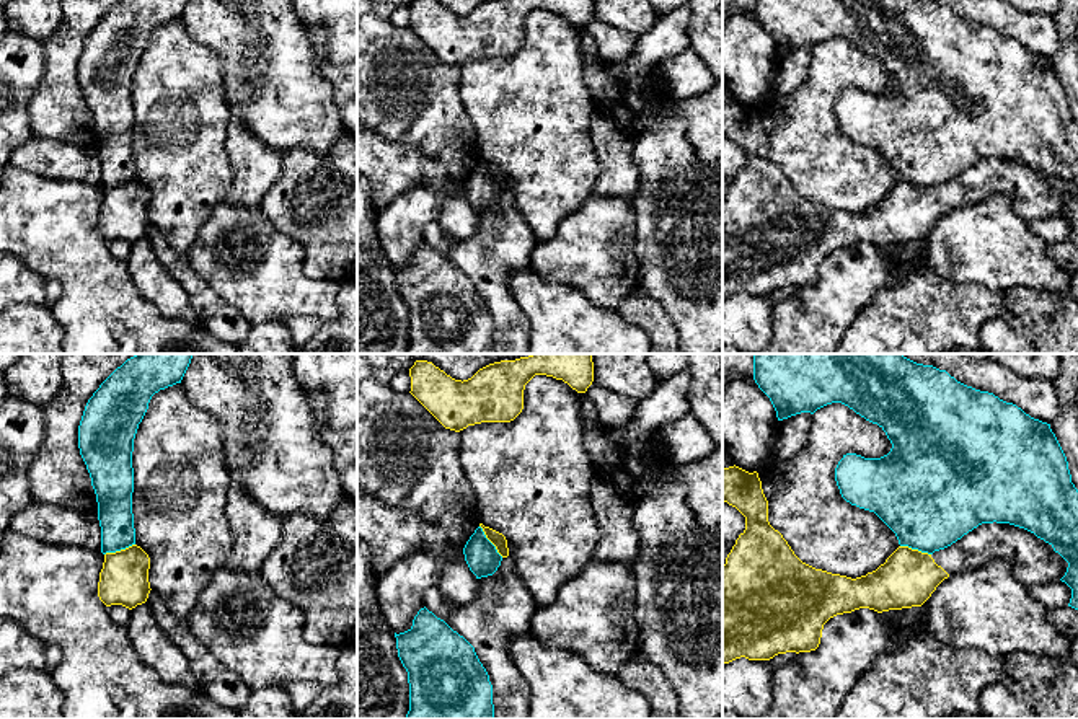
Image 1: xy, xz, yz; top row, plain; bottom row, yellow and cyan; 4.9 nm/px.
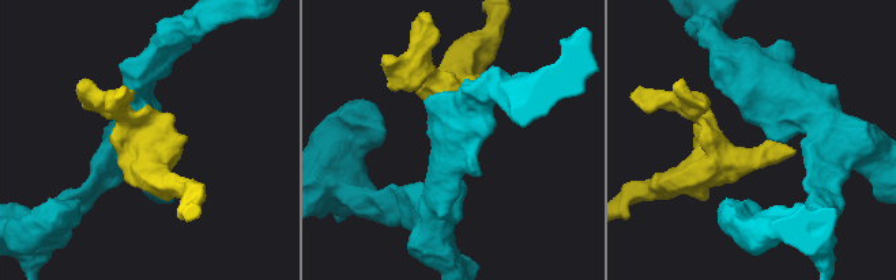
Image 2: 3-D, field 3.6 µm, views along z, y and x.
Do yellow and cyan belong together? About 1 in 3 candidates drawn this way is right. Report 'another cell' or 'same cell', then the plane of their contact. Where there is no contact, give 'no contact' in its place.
another cell | xz

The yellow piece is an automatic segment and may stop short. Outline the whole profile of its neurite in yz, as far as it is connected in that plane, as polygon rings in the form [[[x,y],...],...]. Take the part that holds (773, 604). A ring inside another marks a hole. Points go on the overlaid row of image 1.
[[[736,465],[722,468],[722,501],[745,517],[745,530],[736,540],[722,566],[722,665],[740,657],[749,660],[770,660],[778,654],[815,651],[820,644],[824,624],[830,618],[859,608],[882,613],[921,607],[949,576],[977,569],[993,559],[1008,559],[1013,564],[1016,579],[1027,587],[1060,580],[1068,567],[1068,562],[1054,551],[1052,545],[1037,538],[1034,533],[1010,523],[993,522],[979,525],[951,546],[934,551],[933,554],[899,546],[876,571],[851,579],[815,569],[794,554],[783,535],[768,522],[768,501],[757,471],[749,473]]]

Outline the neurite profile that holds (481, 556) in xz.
[[[481,527],[475,530],[463,548],[465,561],[476,579],[493,576],[501,566],[502,556],[486,538]]]

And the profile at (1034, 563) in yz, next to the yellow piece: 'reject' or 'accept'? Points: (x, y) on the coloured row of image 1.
accept

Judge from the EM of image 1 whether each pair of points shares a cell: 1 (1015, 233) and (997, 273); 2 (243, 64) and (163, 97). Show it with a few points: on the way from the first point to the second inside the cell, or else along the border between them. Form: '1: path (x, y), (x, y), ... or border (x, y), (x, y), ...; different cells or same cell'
1: path (1005, 243), (998, 250), (998, 263); same cell
2: border (199, 43), (220, 61), (222, 97), (230, 110); different cells

